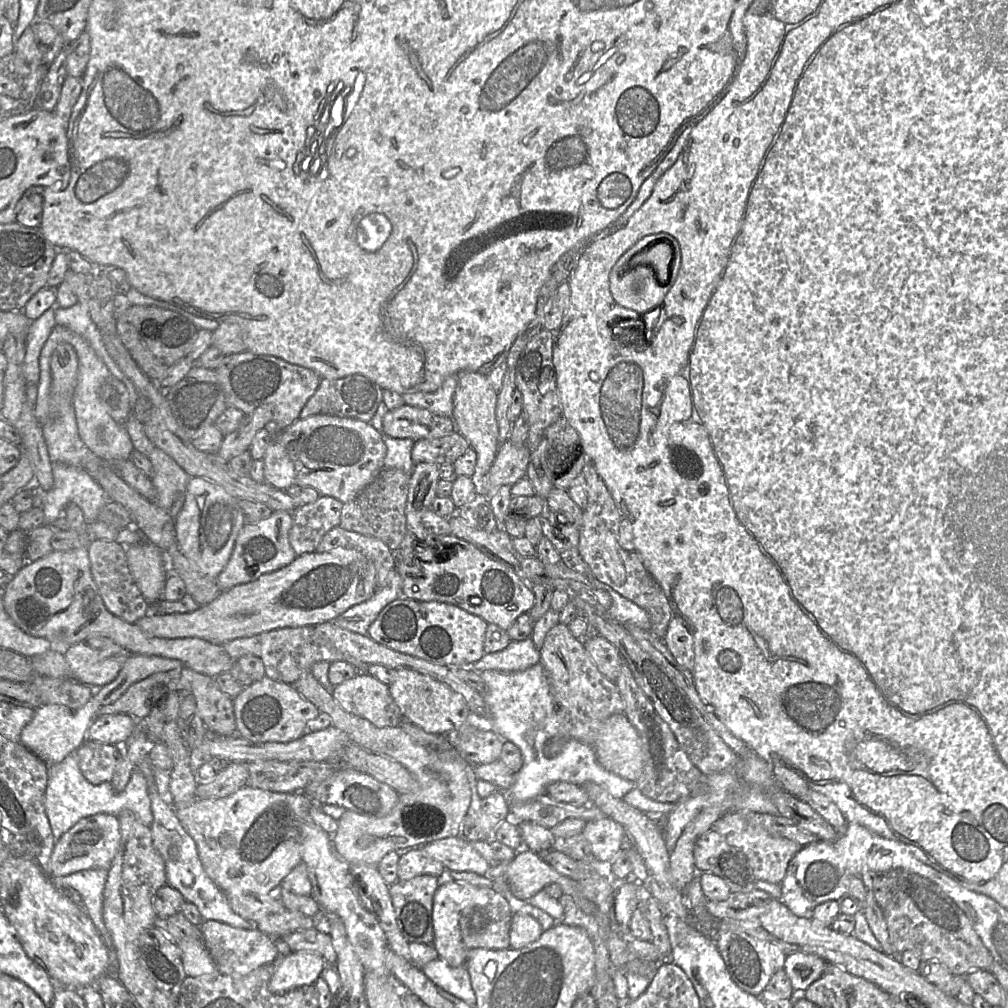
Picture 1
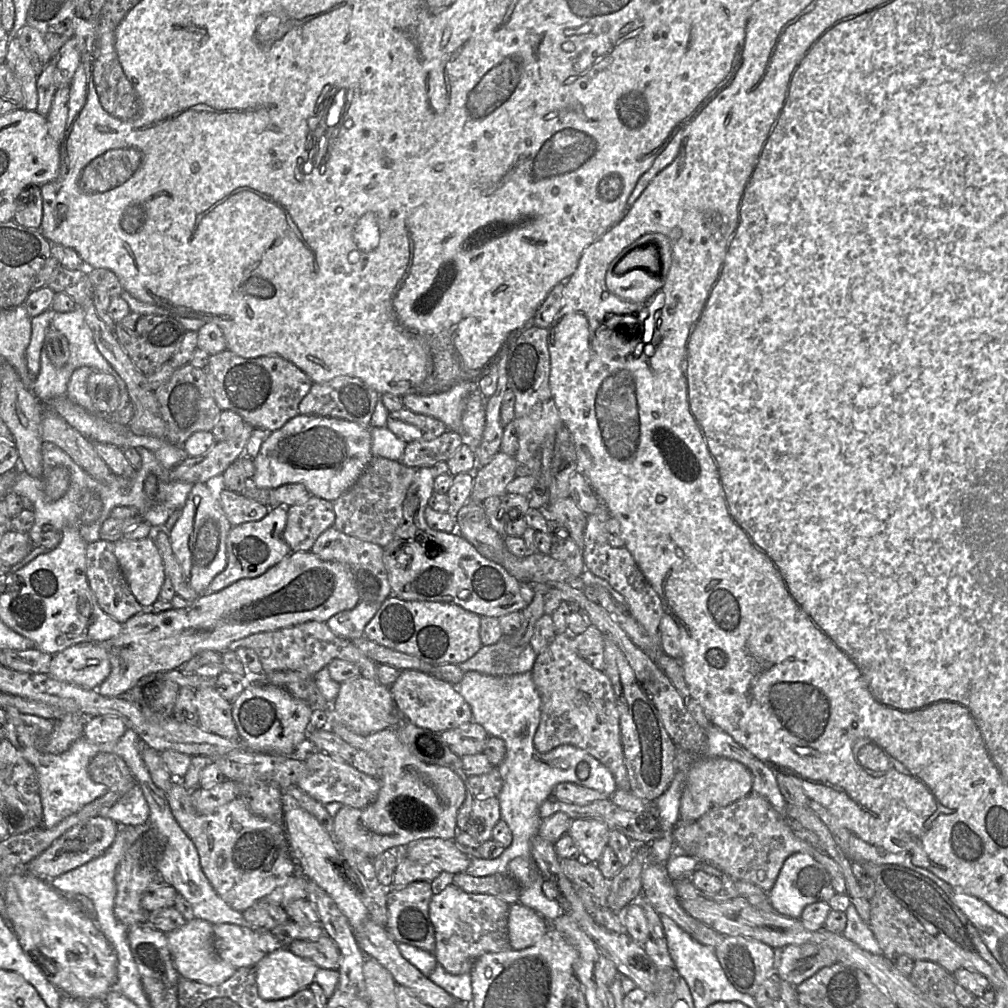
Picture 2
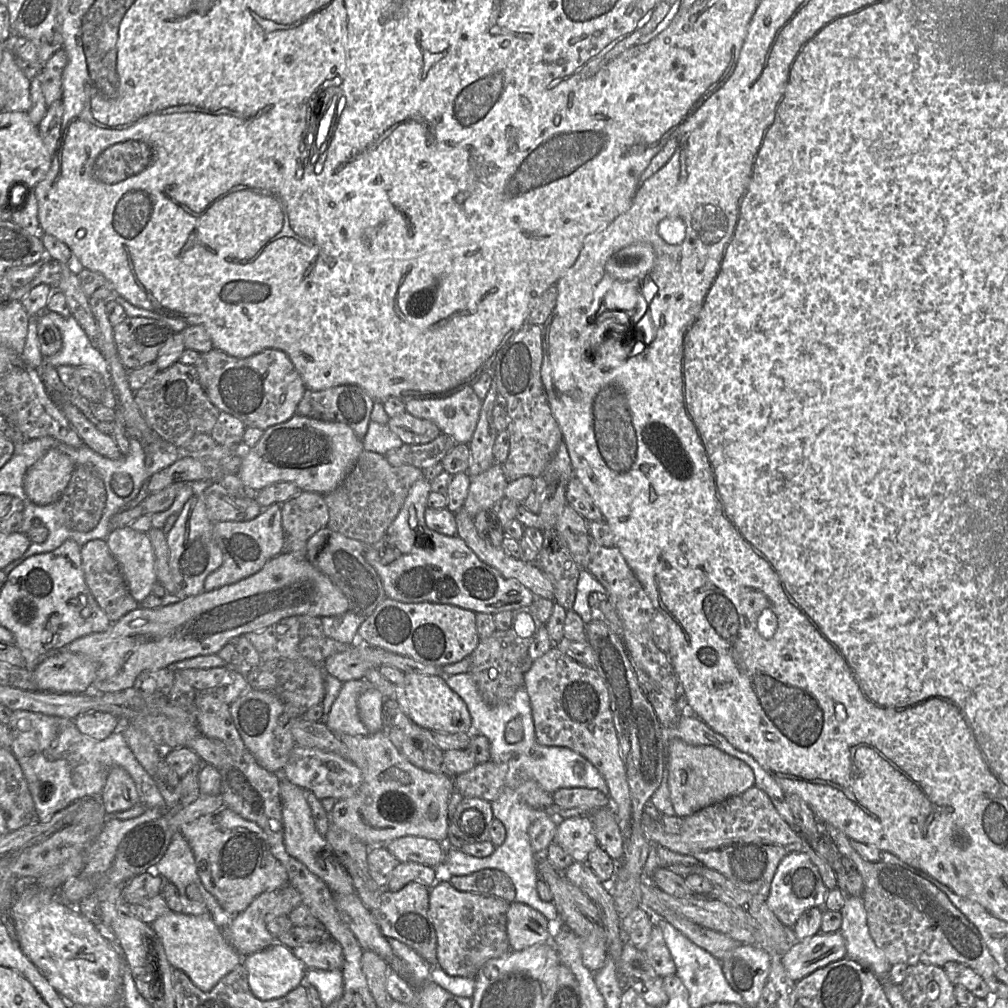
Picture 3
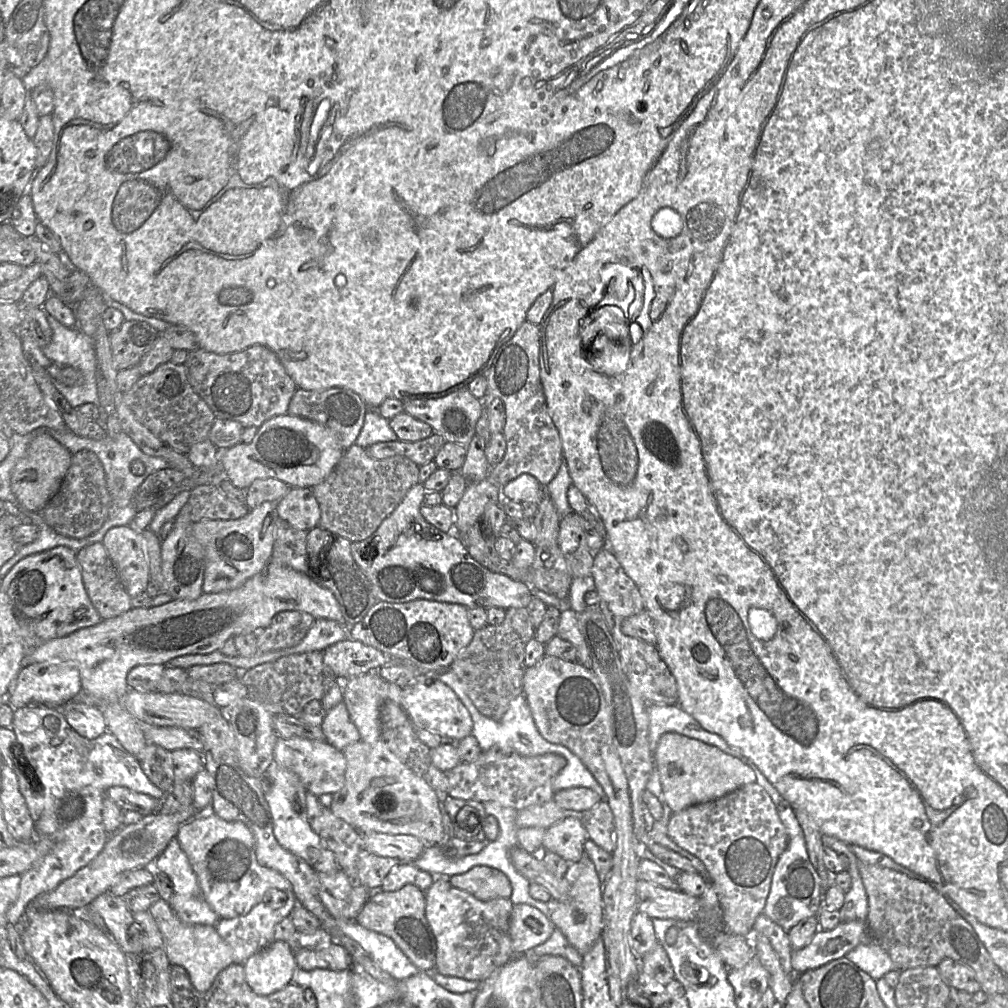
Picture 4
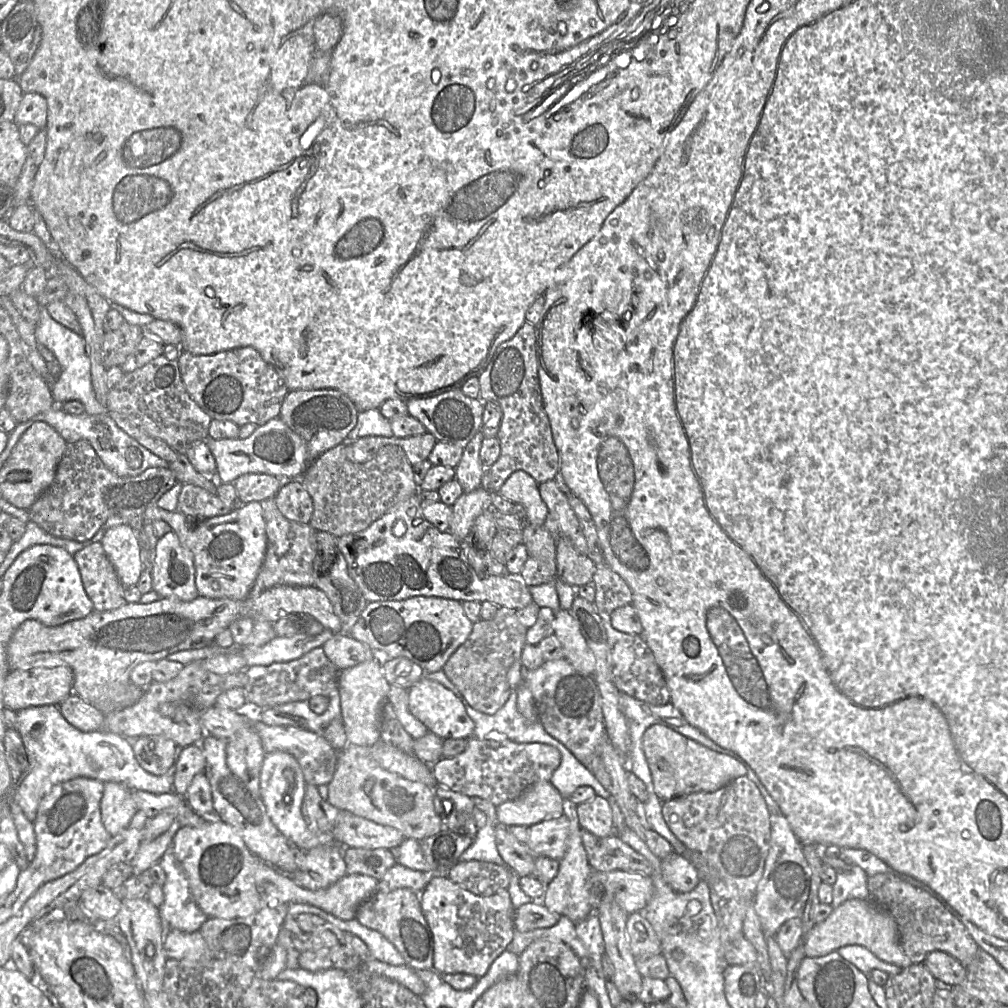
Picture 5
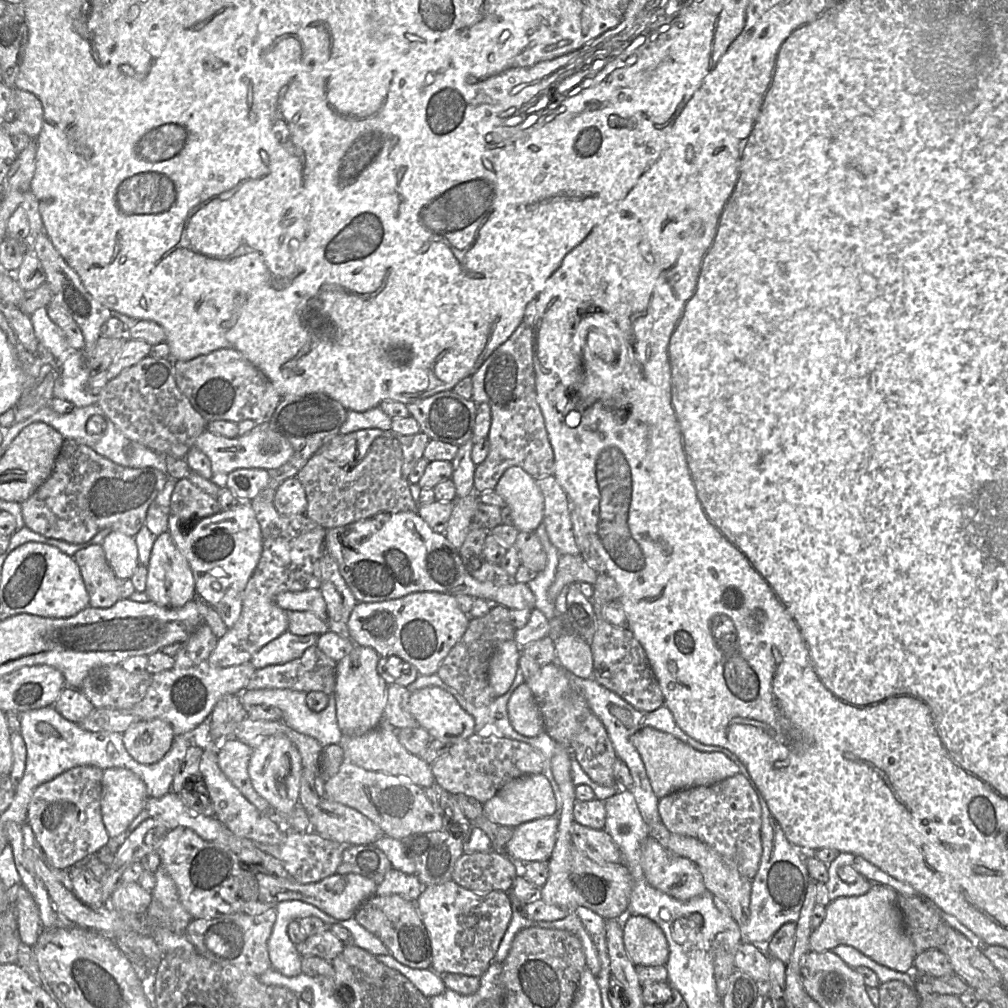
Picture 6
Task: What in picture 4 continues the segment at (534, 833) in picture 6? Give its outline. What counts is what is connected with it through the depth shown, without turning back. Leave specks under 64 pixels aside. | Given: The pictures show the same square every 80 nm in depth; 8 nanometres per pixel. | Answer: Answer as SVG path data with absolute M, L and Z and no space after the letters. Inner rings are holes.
M569 816L545 829L542 848L556 853L569 863L580 860L588 839L580 817Z

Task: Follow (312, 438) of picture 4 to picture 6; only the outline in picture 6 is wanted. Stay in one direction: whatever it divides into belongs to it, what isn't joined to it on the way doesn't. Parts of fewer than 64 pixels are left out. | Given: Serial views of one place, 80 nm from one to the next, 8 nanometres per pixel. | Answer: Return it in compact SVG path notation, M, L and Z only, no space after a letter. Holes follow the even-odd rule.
M268 422L256 425L249 433L234 438L213 434L206 429L197 437L194 446L210 459L213 475L218 479L226 478L230 472L241 468L260 468L267 471L279 468L293 454L290 443L274 431Z

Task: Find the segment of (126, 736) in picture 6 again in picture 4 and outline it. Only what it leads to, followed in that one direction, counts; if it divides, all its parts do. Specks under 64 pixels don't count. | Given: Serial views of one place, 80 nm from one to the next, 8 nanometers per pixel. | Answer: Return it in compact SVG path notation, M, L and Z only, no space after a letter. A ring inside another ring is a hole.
M148 743L139 762L144 773L165 795L175 784L172 752L154 743Z

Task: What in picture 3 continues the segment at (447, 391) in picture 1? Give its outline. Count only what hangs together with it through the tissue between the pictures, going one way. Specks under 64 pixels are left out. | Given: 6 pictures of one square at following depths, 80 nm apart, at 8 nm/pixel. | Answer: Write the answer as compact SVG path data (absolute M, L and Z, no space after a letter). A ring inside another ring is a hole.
M471 385L443 398L410 398L405 410L417 418L435 423L456 443L469 443L476 428L482 401Z

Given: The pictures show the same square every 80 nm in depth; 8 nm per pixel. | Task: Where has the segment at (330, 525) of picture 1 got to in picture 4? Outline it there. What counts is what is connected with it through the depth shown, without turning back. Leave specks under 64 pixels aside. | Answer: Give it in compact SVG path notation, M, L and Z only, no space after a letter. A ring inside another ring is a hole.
M291 487L275 505L278 516L295 529L309 532L319 526L321 510L311 488Z

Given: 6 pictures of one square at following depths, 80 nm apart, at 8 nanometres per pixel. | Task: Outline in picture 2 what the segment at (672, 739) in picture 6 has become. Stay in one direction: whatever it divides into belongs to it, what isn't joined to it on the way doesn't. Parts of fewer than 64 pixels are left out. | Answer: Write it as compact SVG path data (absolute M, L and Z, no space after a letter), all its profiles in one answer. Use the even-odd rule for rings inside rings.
M706 755L698 757L688 770L686 784L680 798L681 822L697 822L709 810L727 806L747 796L752 791L752 783L752 773L738 761Z

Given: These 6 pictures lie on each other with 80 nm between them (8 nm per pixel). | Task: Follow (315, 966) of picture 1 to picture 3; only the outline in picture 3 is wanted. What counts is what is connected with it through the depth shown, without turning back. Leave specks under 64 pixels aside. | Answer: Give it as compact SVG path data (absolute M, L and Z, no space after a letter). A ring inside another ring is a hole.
M279 942L244 957L242 964L247 970L252 993L264 1001L282 997L301 985L307 970L305 964L294 955L292 949Z

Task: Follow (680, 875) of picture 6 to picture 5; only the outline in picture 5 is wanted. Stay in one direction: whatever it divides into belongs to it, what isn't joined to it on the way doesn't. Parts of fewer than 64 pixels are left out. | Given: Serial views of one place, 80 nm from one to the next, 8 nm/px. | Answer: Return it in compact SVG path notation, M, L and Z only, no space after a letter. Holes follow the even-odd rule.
M677 853L661 860L660 873L667 885L678 893L693 891L701 881L697 869L689 859Z

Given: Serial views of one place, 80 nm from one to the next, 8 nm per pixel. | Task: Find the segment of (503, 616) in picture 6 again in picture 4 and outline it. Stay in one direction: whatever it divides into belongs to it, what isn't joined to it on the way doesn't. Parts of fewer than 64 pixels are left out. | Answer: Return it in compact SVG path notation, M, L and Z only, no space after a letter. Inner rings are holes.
M526 607L509 608L500 625L488 624L475 630L469 645L451 663L449 670L460 679L481 714L499 720L510 701L523 693L525 647L534 637L535 630Z

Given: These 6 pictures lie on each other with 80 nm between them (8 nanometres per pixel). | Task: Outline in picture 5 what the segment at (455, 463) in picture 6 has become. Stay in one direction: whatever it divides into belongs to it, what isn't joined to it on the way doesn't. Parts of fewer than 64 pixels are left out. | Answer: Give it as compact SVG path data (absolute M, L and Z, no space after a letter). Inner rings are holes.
M479 429L463 450L462 458L455 468L455 478L465 493L481 486L484 467L480 462L480 448L484 435Z

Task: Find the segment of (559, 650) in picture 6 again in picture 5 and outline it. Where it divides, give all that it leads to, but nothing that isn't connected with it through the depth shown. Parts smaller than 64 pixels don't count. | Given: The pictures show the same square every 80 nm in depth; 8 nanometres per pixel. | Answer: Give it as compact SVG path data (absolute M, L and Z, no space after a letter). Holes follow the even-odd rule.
M559 610L554 620L554 635L563 646L565 657L576 670L593 675L595 657L571 613Z

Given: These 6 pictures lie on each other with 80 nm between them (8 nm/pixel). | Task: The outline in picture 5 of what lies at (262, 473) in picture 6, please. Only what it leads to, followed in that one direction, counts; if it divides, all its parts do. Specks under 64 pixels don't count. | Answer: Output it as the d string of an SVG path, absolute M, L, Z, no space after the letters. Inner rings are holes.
M248 473L239 476L232 484L243 504L248 502L261 502L275 496L285 479L262 474Z

